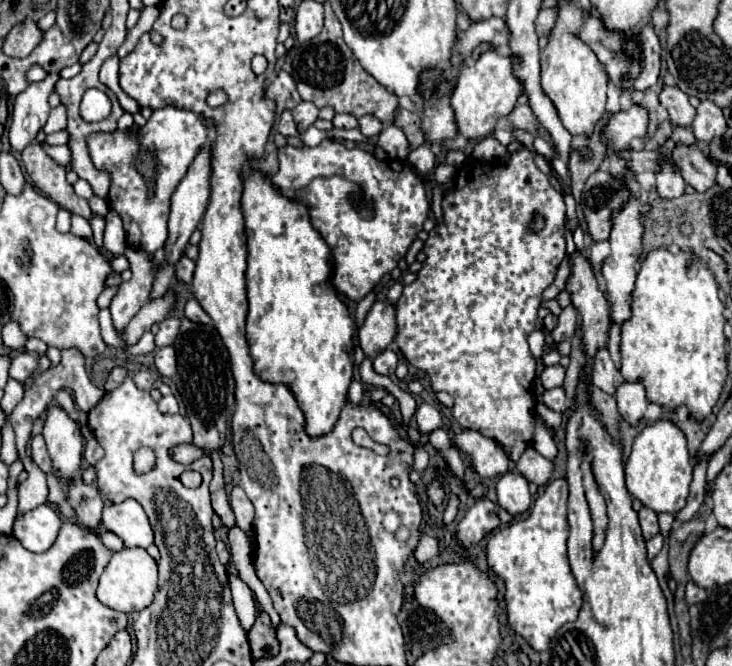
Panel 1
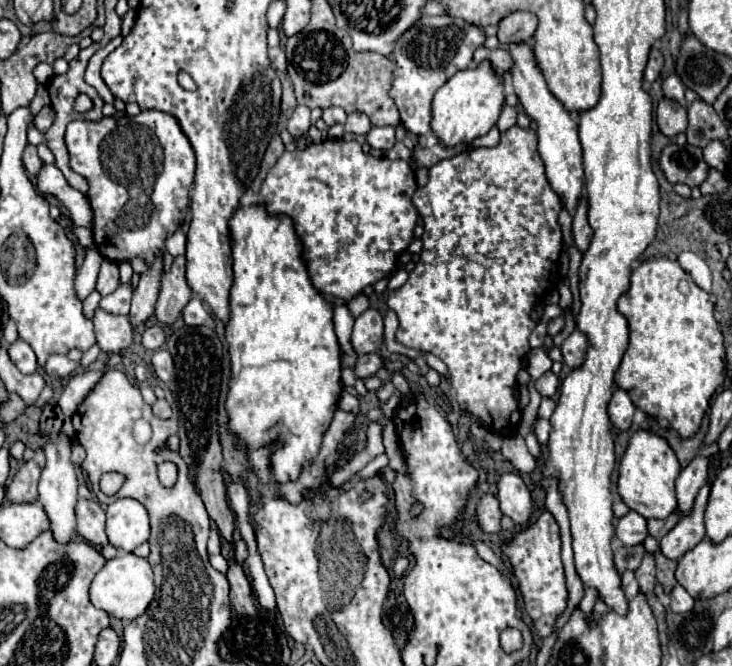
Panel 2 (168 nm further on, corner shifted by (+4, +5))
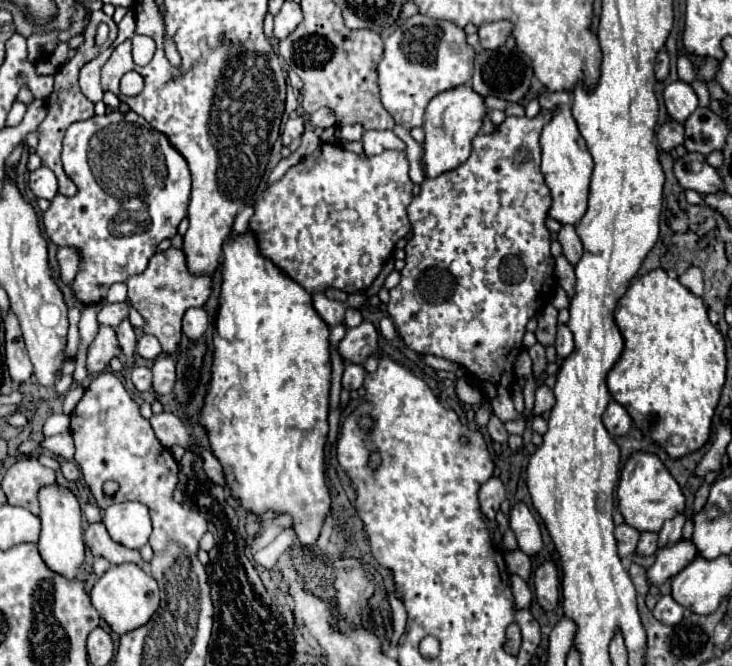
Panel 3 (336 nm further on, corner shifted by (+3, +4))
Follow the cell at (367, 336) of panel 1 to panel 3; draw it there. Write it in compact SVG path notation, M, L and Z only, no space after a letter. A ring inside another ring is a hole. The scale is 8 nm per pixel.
M362 322L356 328L348 328L346 336L338 344L338 352L346 362L364 364L368 356L376 354L378 332L370 322Z

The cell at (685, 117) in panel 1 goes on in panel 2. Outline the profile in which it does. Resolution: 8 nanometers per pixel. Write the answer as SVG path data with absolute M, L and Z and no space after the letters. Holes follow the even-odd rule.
M663 99L657 107L657 125L663 135L675 137L687 129L687 109L673 99Z

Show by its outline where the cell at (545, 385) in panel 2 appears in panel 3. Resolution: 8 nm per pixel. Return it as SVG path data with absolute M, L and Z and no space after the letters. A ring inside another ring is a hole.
M540 384L536 388L536 404L534 404L534 414L540 414L544 416L544 412L550 412L552 410L552 404L554 404L554 394L552 390L546 386L546 384Z

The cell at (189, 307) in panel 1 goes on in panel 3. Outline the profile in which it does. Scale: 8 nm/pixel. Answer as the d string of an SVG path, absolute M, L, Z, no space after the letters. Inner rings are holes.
M204 308L186 310L184 320L182 320L182 332L186 338L198 340L206 332L206 326L208 326L208 316Z

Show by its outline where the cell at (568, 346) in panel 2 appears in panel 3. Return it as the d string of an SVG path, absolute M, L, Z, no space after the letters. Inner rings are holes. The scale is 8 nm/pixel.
M558 324L558 334L556 334L556 352L558 356L566 358L572 350L574 350L574 340L572 340L572 332L568 326L564 324Z

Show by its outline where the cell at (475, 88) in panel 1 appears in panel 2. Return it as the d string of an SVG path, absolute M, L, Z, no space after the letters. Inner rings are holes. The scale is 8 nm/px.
M483 59L475 67L457 71L441 89L437 89L433 97L431 129L443 145L453 147L459 143L471 143L475 137L489 133L489 129L497 123L503 105L505 105L503 79L499 79L491 63Z

